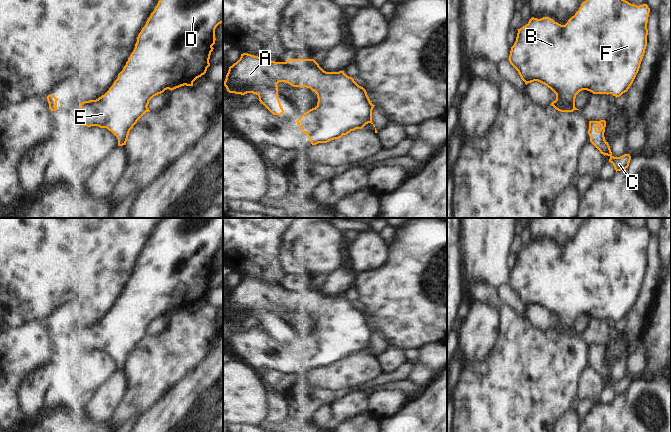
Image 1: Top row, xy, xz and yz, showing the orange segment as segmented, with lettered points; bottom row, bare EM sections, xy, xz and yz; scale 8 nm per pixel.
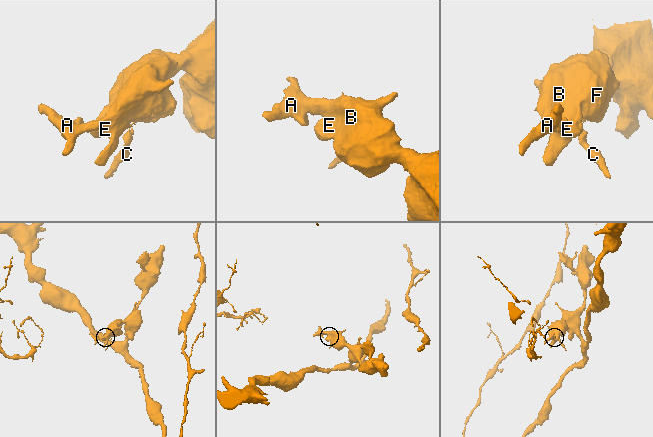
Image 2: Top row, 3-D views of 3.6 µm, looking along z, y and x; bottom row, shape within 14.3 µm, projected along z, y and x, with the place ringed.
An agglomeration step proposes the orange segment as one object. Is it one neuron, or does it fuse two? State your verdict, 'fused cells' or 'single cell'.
fused cells

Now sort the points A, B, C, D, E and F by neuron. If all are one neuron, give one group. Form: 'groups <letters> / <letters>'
groups A B D E F / C

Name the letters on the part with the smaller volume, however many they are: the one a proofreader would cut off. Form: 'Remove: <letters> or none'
Remove: C

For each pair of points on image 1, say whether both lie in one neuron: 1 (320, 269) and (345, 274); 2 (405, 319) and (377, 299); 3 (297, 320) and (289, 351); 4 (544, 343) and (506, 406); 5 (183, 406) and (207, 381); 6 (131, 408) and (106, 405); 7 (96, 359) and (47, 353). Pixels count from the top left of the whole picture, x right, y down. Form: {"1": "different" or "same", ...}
{"1": "different", "2": "same", "3": "different", "4": "same", "5": "same", "6": "different", "7": "different"}

